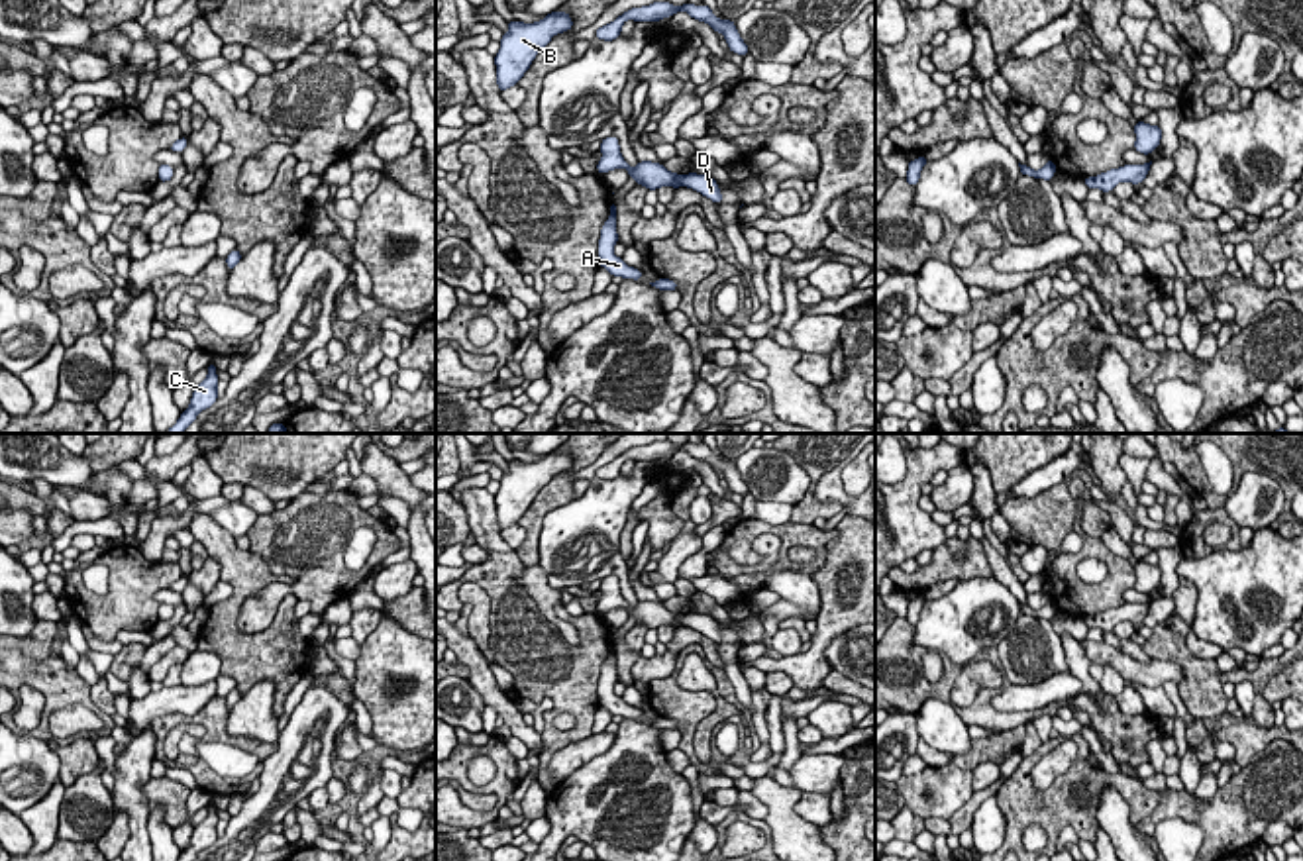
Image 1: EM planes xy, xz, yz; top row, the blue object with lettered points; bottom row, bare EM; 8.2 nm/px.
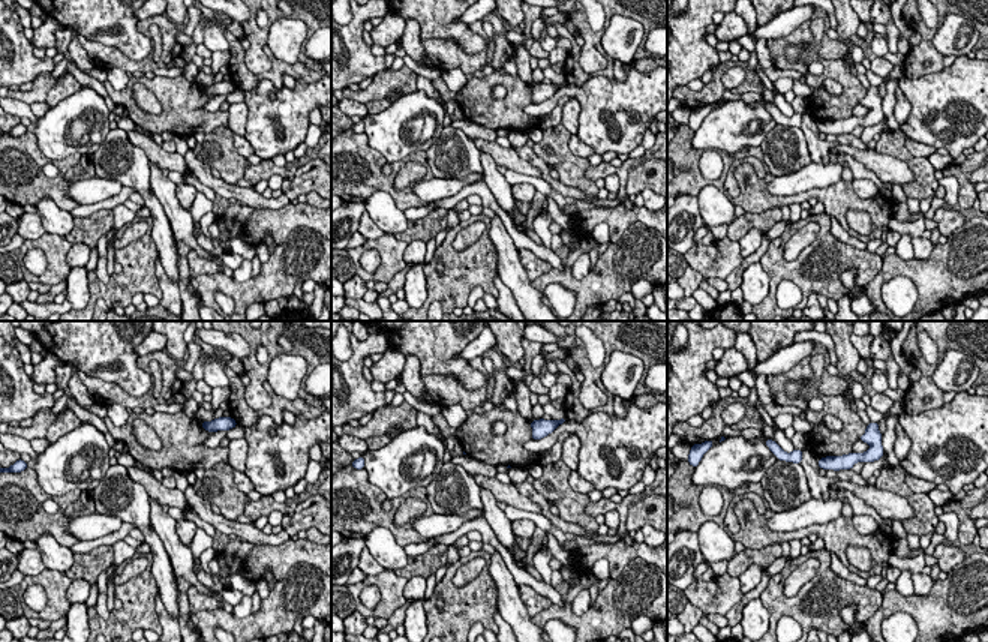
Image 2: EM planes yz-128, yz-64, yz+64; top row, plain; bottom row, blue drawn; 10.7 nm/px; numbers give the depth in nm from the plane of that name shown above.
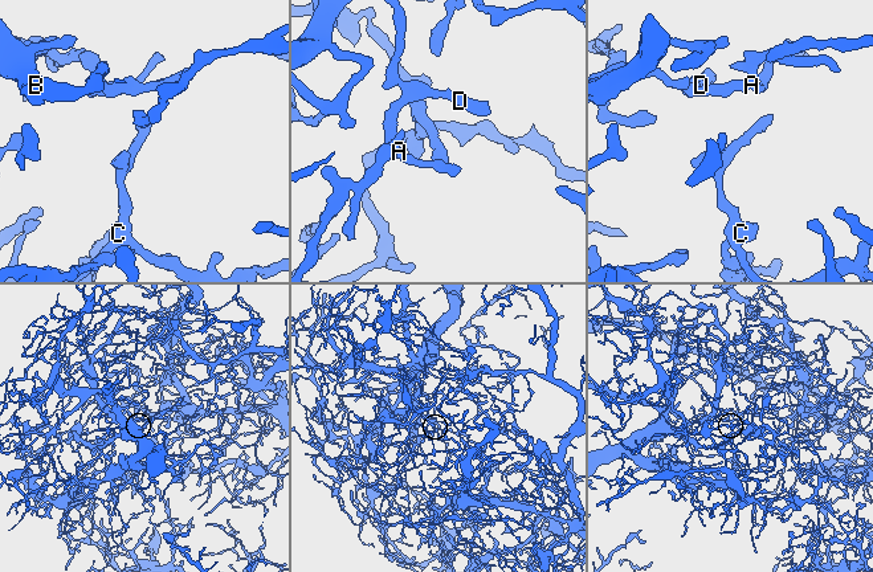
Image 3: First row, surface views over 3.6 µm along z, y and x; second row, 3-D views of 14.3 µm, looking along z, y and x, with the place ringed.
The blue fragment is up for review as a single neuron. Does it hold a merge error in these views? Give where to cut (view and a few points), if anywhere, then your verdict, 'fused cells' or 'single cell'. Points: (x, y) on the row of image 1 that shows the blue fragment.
no cut; single cell

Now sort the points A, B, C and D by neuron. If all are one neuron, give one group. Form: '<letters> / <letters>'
A B C D

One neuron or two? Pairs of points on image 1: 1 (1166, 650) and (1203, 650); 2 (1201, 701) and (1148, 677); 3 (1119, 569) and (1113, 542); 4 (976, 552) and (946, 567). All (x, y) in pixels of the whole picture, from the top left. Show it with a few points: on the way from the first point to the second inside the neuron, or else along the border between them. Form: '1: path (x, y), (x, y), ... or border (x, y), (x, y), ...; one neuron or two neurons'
1: border (1190, 628), (1186, 646), (1196, 656), (1213, 661); two neurons
2: border (1150, 658), (1174, 661), (1184, 677); two neurons
3: border (1099, 538), (1133, 565); two neurons
4: path (972, 559), (964, 567), (954, 567); one neuron

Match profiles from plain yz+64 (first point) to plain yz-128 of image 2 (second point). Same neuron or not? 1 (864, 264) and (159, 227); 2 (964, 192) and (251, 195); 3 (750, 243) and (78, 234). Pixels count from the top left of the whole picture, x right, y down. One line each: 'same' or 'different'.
1: different
2: different
3: different

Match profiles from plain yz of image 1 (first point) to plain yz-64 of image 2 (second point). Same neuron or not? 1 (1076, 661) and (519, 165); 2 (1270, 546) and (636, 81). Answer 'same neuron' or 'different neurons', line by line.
1: different neurons
2: same neuron

